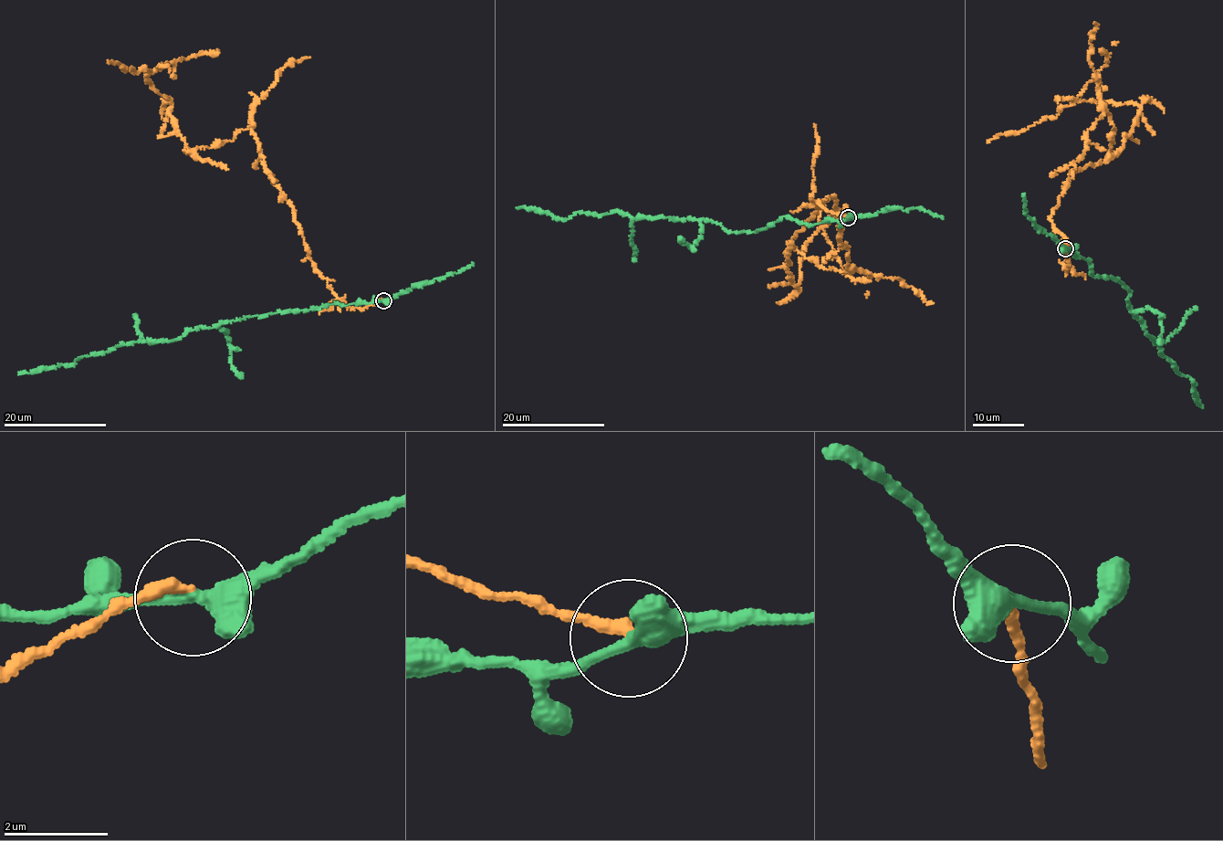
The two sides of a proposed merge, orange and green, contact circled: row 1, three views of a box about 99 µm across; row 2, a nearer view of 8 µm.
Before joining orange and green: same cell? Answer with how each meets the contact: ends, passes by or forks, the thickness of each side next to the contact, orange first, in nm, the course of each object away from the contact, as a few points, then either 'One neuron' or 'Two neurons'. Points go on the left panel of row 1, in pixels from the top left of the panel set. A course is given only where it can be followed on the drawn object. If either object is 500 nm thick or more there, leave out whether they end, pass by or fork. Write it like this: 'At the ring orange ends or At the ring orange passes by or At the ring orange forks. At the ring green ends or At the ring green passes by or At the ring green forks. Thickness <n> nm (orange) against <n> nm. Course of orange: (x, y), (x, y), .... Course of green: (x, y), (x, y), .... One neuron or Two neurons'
At the ring orange ends. At the ring green passes by. Thickness 240 nm (orange) against 320 nm. Course of orange: (384, 300), (361, 309), (331, 290), (253, 124), (188, 151), (168, 98), (146, 80), (153, 70), (107, 62). Course of green: (384, 300), (341, 306), (333, 303), (194, 328), (175, 341), (122, 344), (68, 365), (18, 373). Two neurons

